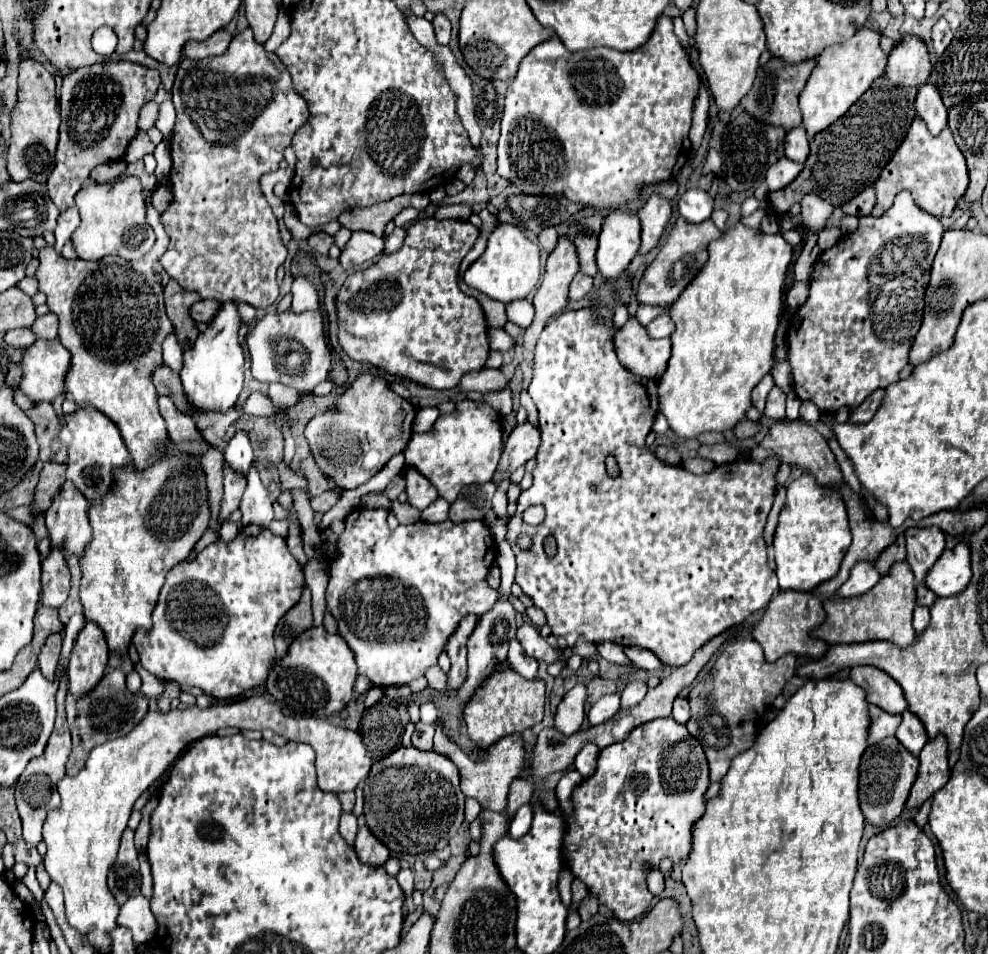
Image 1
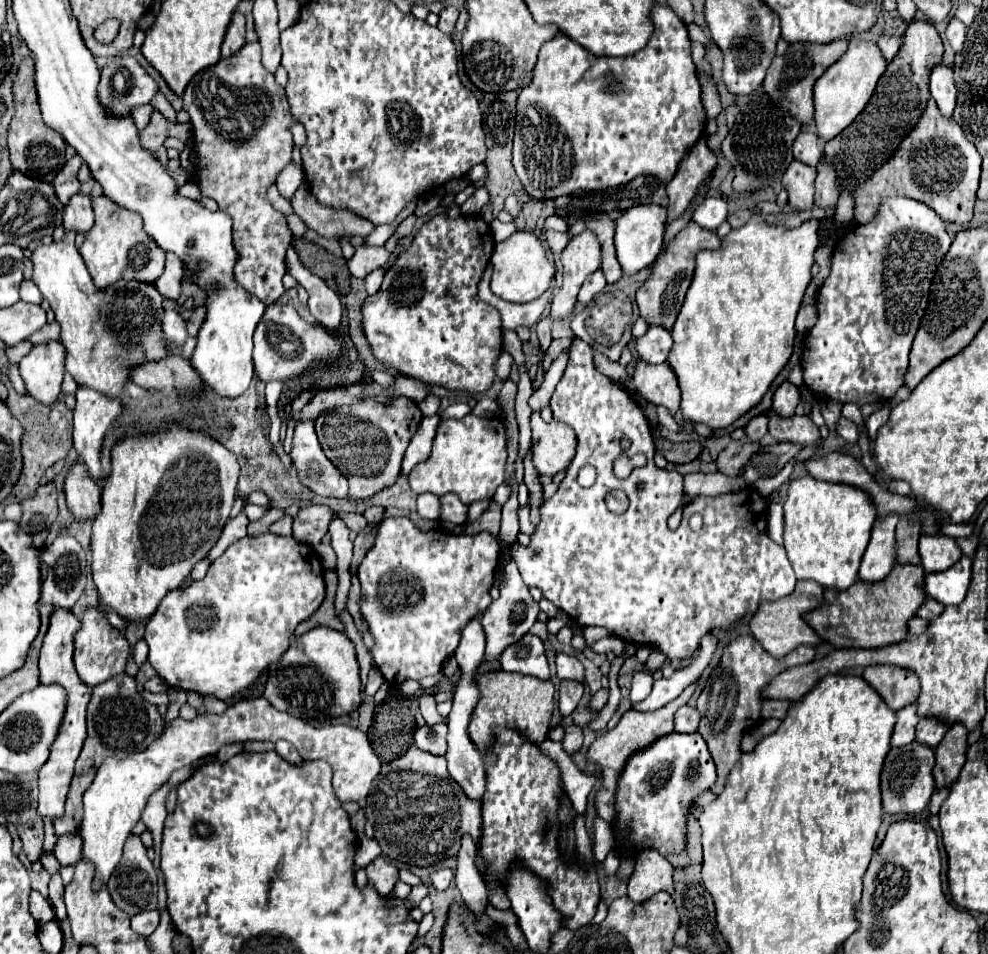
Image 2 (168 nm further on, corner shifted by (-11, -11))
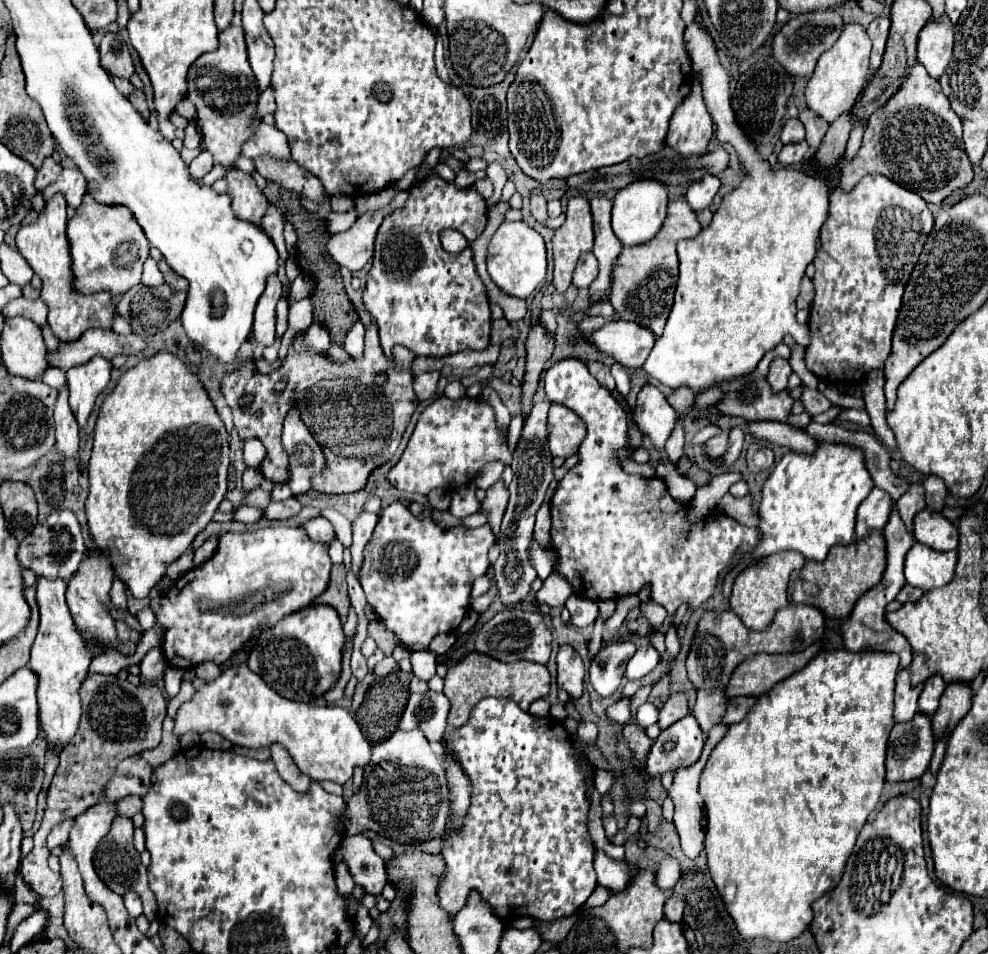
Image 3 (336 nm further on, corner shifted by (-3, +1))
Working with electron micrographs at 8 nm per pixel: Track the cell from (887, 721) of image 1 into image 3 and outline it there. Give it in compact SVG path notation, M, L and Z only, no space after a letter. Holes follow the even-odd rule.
M899 670L897 672L897 688L895 688L895 722L907 722L917 712L917 700L921 694L921 686L909 684L909 672Z

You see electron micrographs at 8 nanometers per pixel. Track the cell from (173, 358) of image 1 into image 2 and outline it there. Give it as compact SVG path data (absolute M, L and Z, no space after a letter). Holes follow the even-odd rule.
M165 298L165 338L169 342L173 342L177 348L183 346L183 342L187 340L187 328L185 328L185 320L175 312L175 302Z

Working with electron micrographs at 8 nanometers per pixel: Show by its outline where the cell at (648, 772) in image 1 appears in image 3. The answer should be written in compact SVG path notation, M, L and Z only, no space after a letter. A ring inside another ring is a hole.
M687 714L667 730L661 730L647 758L647 774L661 776L665 772L691 766L703 750L703 732L693 714Z

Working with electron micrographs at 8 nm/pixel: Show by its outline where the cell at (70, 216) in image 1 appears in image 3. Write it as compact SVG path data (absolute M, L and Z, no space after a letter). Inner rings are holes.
M65 168L55 182L51 182L45 190L43 190L43 196L45 200L51 198L51 194L55 192L63 192L65 200L69 206L77 208L83 200L83 196L87 194L87 184L85 184L85 178L83 174L79 174L77 168Z

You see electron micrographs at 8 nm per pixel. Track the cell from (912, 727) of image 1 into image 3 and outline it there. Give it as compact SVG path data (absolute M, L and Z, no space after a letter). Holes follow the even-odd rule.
M933 674L925 682L925 688L923 688L921 696L919 696L919 710L925 712L925 714L929 714L929 716L933 716L935 710L937 710L937 706L939 706L939 698L941 698L945 686L947 684L945 684L943 676L941 674Z

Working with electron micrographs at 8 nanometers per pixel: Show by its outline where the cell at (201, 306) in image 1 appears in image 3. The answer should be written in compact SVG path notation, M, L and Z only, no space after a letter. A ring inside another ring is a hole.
M137 284L135 288L127 290L127 294L121 294L115 304L115 312L131 324L137 336L149 336L165 330L181 316L185 298L185 292L175 292L167 284L157 288Z

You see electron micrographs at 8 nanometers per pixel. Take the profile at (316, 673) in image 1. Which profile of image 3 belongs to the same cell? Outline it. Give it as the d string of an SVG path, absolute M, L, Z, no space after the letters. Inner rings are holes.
M313 604L283 616L275 626L263 630L249 652L247 666L281 696L297 702L311 702L339 680L343 642L345 636L339 614L327 604Z

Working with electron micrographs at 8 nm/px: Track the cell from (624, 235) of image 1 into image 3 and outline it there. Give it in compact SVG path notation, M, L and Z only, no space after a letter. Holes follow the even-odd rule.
M639 180L619 190L613 200L613 228L621 244L633 246L651 240L665 220L665 210L667 210L667 186L659 180Z

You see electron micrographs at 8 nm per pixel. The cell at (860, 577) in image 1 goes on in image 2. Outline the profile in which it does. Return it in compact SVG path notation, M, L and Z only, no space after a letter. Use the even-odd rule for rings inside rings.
M897 516L885 518L883 522L875 522L871 542L863 554L859 580L877 584L883 582L895 566L895 524Z

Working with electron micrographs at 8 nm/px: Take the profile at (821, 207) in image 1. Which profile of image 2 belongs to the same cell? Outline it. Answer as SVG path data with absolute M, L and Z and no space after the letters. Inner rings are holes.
M821 160L817 168L817 180L815 180L815 208L835 208L839 200L839 190L835 186L835 172L833 166Z

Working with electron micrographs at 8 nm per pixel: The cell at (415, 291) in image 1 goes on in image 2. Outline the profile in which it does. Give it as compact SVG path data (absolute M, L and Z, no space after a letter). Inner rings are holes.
M437 214L423 224L413 244L405 248L387 270L379 292L367 296L361 308L363 332L373 356L385 368L421 380L429 386L463 392L489 390L495 380L493 362L501 352L501 318L493 306L479 300L477 282L489 264L491 252L491 228L479 214L459 216L455 220L449 220L445 214Z

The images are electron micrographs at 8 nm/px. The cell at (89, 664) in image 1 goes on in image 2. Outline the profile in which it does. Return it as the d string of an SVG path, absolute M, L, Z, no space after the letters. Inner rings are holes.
M97 608L97 610L87 610L83 624L79 628L79 634L75 636L75 668L79 678L89 686L99 686L101 682L123 674L125 670L125 662L129 656L129 644L125 640L125 636L107 624L105 614Z

